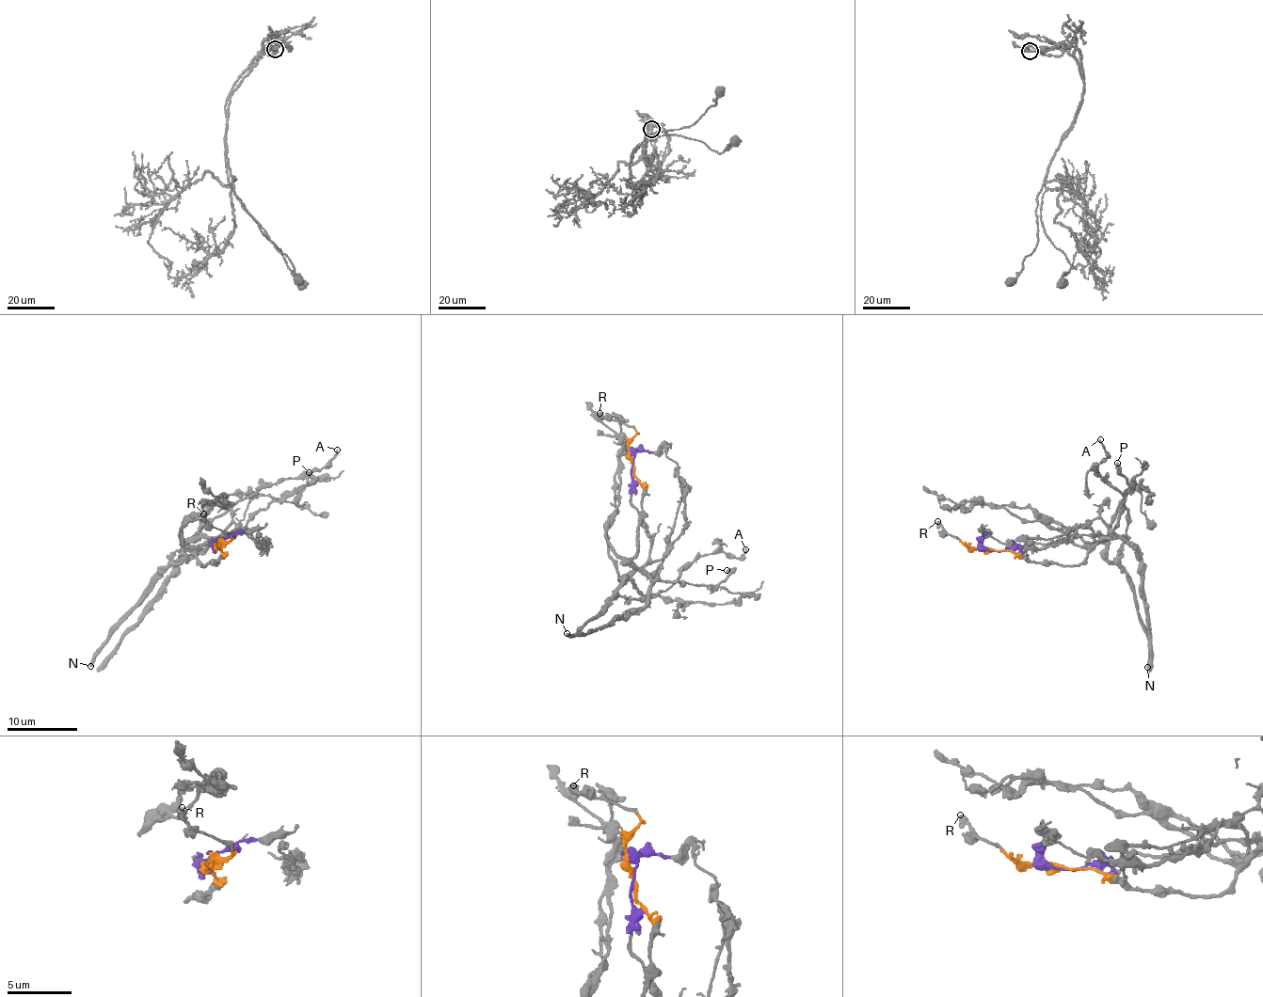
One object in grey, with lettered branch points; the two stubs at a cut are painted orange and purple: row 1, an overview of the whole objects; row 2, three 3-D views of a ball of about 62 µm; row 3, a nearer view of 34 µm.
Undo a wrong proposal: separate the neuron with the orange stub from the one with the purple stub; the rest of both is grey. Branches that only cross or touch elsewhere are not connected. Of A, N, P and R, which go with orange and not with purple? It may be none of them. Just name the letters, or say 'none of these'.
P, R

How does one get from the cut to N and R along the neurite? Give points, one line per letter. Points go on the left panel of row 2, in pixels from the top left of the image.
N: (220, 546), (210, 544), (222, 538), (197, 537), (188, 543), (184, 559), (159, 577), (89, 666)
R: (218, 546), (231, 538), (208, 525), (203, 514)

